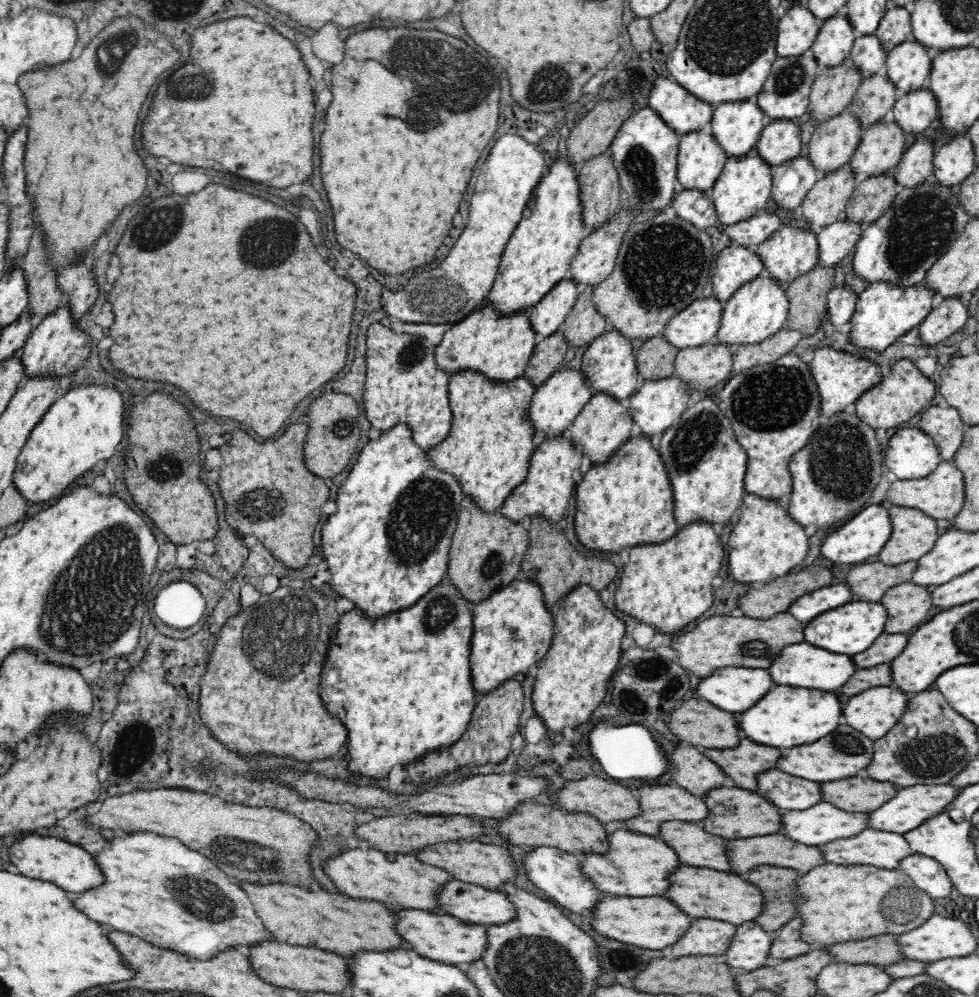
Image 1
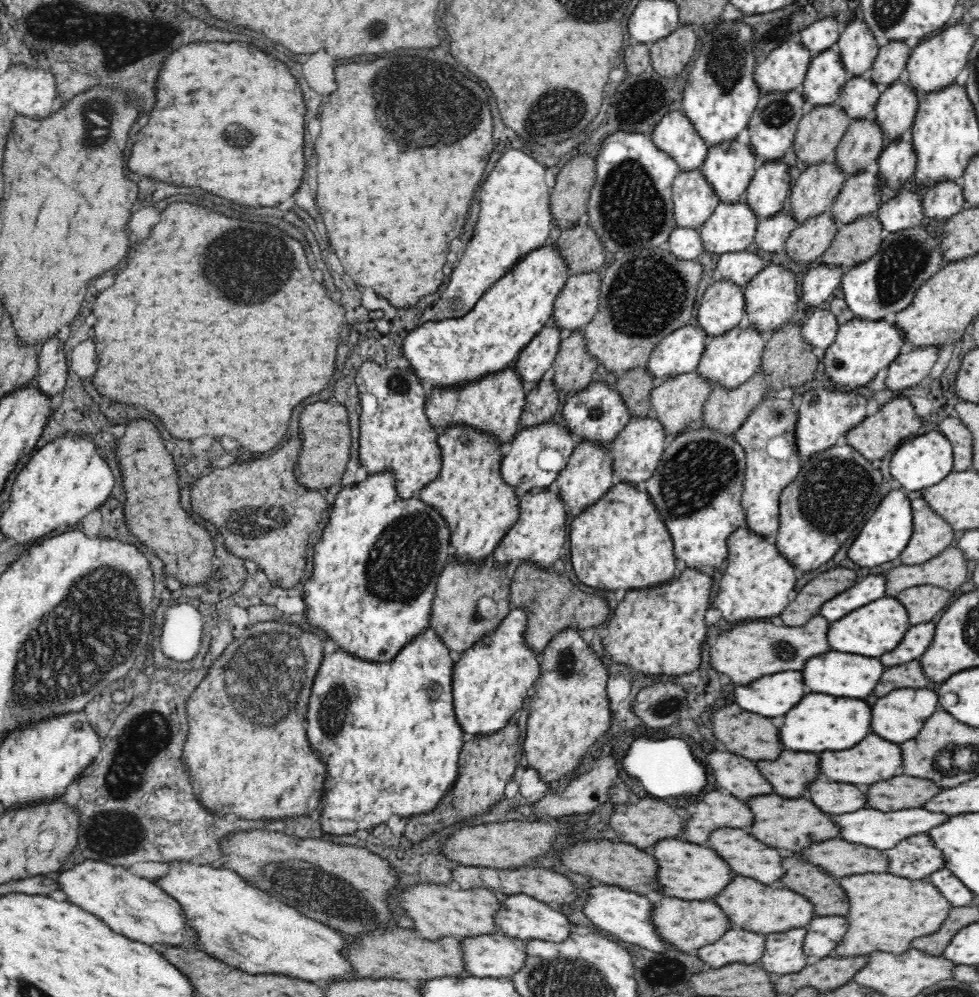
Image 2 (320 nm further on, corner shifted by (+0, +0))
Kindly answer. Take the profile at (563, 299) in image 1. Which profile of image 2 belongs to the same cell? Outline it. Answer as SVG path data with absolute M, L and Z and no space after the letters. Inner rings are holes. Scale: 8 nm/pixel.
M550 324L540 330L527 347L520 351L513 368L524 388L532 390L544 376L551 373L562 339L558 327Z

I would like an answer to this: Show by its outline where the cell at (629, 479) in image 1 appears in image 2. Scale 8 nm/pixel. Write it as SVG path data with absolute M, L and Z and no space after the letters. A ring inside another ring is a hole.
M615 482L597 503L588 507L570 527L571 563L582 584L604 591L635 591L659 587L674 580L676 562L673 542L650 496L641 487Z

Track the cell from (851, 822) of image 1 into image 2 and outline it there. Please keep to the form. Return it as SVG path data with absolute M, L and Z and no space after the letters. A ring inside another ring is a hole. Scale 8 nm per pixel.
M863 808L858 812L834 816L836 824L842 826L840 837L848 842L862 844L865 847L878 848L882 851L894 848L901 840L908 837L926 834L934 828L944 824L952 816L941 812L930 812L925 808L904 809L902 812L880 812L872 808Z

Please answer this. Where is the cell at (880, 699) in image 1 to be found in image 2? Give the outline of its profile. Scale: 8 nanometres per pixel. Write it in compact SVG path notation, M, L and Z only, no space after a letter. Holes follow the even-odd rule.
M902 688L902 690L894 690L888 696L880 698L878 704L874 706L874 720L872 726L874 730L890 742L903 744L908 740L914 740L918 736L918 732L922 730L924 722L938 710L938 694L926 688L914 690L914 688Z

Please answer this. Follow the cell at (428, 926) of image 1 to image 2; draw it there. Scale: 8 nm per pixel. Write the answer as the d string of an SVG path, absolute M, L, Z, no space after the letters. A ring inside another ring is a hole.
M502 932L460 940L466 970L480 978L510 979L525 965L525 941Z

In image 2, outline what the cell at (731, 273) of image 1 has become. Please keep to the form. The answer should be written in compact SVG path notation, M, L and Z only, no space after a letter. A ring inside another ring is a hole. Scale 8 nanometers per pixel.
M716 281L701 299L697 324L708 338L726 334L746 323L744 293L730 281Z

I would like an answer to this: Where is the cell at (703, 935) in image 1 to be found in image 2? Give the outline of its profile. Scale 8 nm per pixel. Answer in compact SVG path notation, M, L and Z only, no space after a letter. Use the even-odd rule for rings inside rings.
M734 927L716 944L703 946L695 954L712 969L732 963L754 965L761 960L765 946L766 935Z

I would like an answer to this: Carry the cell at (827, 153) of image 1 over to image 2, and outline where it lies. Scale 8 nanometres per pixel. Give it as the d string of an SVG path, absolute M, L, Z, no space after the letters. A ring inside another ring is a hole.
M834 162L804 170L797 178L788 200L788 213L796 221L796 226L830 211L846 181L847 177Z

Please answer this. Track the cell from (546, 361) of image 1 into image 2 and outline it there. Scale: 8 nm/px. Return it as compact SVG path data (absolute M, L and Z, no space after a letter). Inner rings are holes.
M544 376L537 387L528 394L519 426L526 429L553 421L552 418L560 403L558 393L551 376Z

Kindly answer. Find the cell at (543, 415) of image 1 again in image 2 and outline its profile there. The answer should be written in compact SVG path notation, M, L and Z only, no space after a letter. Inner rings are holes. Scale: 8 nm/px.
M548 421L535 427L520 428L503 455L500 464L502 480L508 487L512 487L517 498L530 491L548 489L550 484L558 478L560 472L566 468L577 443L568 433L568 429L558 422Z

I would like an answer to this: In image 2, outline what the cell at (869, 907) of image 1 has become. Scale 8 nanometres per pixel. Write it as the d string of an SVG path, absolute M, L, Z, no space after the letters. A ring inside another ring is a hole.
M890 872L841 878L849 903L850 914L845 917L850 930L834 950L838 957L869 956L876 951L904 954L914 938L938 932L953 907L930 880L912 880Z

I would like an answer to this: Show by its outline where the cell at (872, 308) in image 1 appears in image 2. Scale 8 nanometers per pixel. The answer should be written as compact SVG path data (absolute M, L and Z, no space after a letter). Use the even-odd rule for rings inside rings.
M854 318L839 326L835 341L821 353L825 373L842 390L856 391L866 386L882 368L890 366L905 349L902 331L891 319L865 321Z

